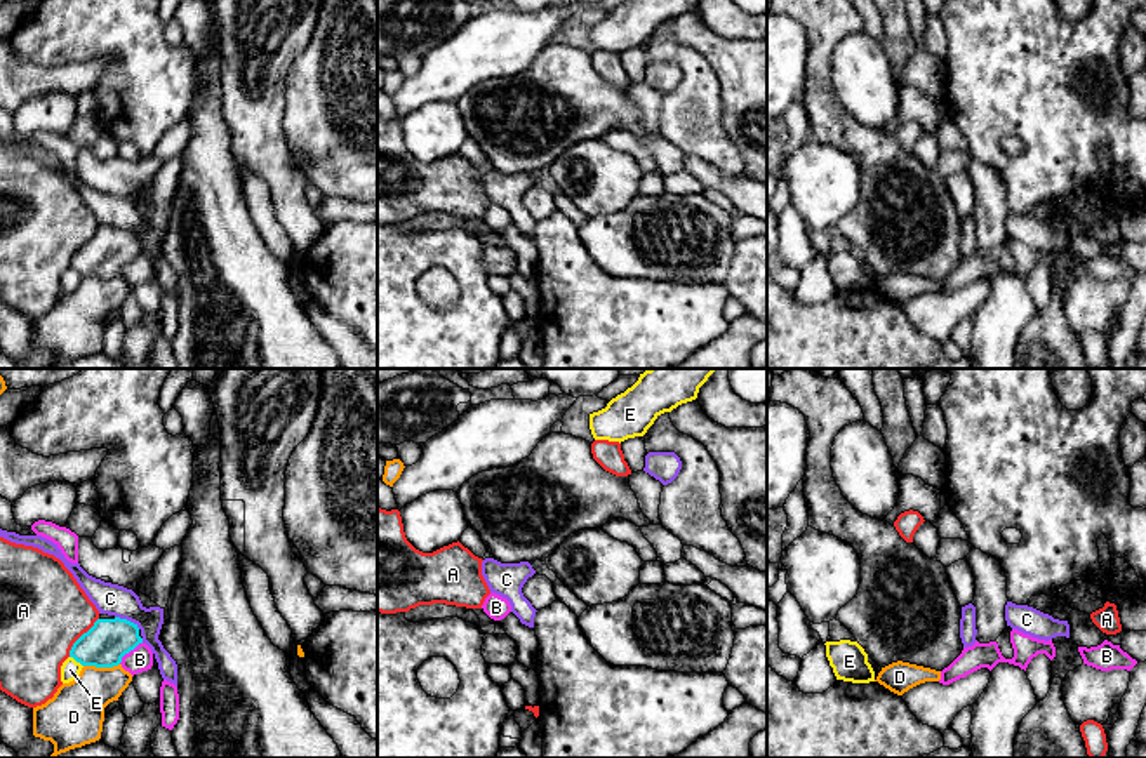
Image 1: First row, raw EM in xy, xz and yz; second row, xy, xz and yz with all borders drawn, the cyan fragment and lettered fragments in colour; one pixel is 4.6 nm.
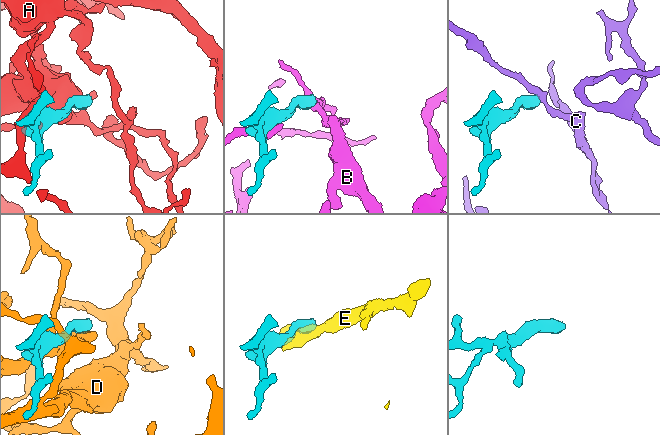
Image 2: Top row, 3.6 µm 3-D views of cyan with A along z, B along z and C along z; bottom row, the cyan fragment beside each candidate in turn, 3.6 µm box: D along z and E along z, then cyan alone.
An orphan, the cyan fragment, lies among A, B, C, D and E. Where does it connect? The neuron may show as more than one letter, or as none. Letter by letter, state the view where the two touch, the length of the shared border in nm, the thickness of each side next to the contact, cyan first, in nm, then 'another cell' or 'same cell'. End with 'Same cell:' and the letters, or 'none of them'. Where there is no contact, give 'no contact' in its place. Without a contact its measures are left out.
A: contact in xy; length 240 nm; calibres 200 and 400 nm; another cell
B: contact in xy; length 150 nm; calibres 200 and 120 nm; another cell
C: contact in xy; length 130 nm; calibres 200 and 140 nm; another cell
D: contact in xy; length 170 nm; calibres 200 and 260 nm; another cell
E: contact in xy; length 80 nm; calibres 200 and 90 nm; another cell
Same cell: none of them

